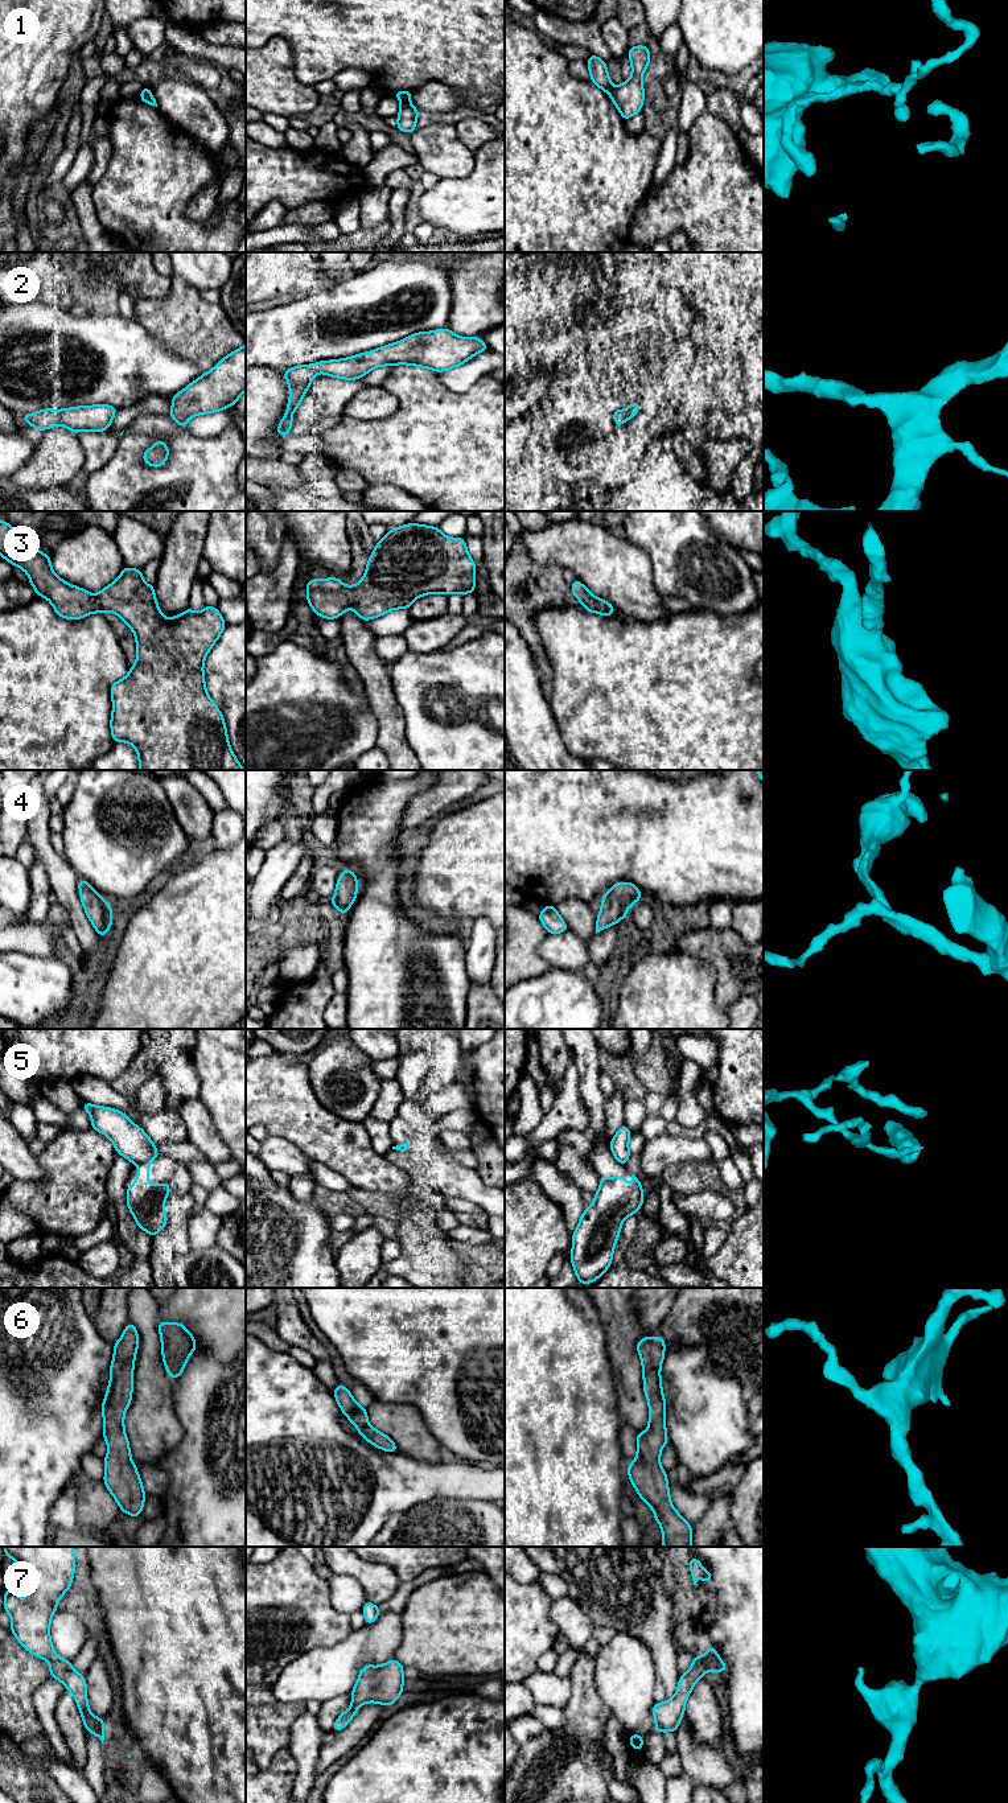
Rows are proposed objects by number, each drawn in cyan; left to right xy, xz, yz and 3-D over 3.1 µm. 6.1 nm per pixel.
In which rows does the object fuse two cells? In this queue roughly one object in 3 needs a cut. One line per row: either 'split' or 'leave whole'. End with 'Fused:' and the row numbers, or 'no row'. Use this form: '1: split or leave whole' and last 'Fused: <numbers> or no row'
1: split
2: leave whole
3: leave whole
4: leave whole
5: split
6: leave whole
7: leave whole
Fused: 1, 5

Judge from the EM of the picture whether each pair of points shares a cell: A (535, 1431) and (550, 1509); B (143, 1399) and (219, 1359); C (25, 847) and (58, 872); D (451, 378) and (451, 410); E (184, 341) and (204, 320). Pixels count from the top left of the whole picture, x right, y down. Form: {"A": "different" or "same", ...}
{"A": "same", "B": "different", "C": "different", "D": "different", "E": "same"}

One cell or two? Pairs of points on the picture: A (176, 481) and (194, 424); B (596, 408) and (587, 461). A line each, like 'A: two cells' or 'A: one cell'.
A: two cells
B: one cell

